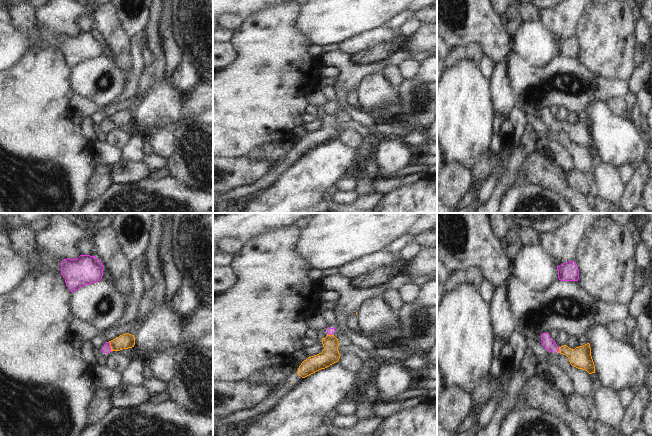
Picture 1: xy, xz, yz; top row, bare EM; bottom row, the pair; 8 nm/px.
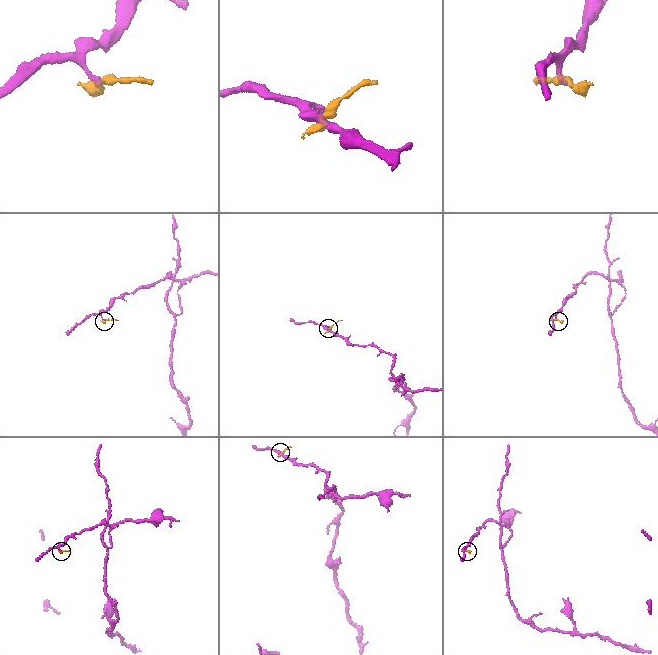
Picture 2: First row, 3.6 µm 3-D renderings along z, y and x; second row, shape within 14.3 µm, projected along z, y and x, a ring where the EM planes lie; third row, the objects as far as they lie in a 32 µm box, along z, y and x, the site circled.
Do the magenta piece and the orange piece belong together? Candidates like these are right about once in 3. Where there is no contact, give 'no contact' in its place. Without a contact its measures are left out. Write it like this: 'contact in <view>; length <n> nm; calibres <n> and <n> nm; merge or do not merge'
contact in xy; length 80 nm; calibres 70 and 120 nm; do not merge

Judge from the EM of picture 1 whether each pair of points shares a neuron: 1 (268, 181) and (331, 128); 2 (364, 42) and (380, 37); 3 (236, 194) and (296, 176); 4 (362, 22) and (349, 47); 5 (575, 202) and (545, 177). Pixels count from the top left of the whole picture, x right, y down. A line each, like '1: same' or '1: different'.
1: same
2: same
3: different
4: different
5: same

